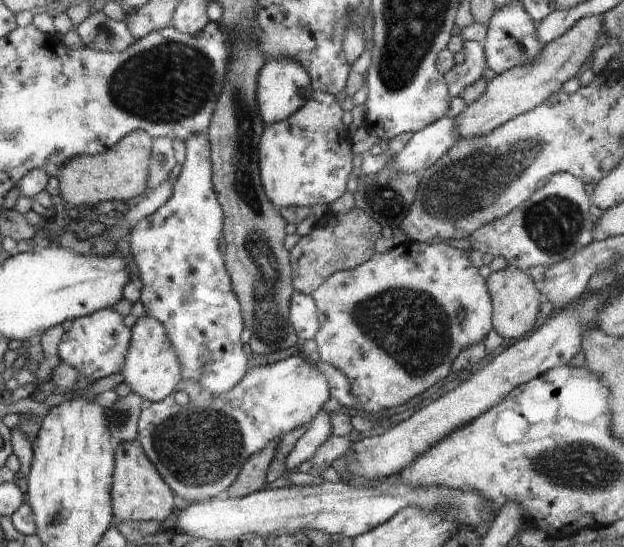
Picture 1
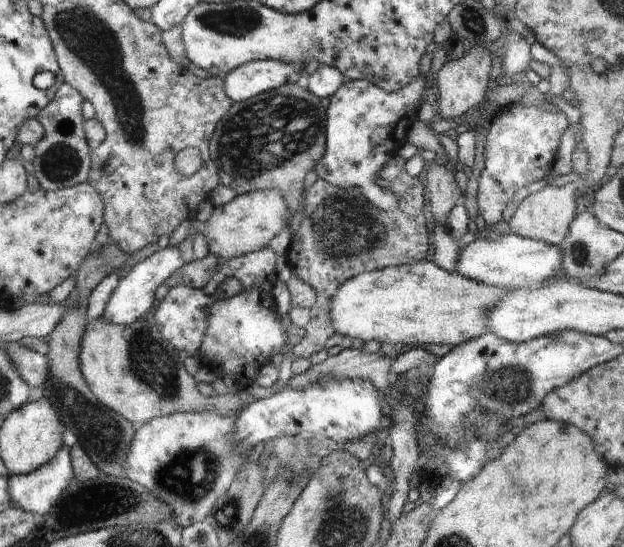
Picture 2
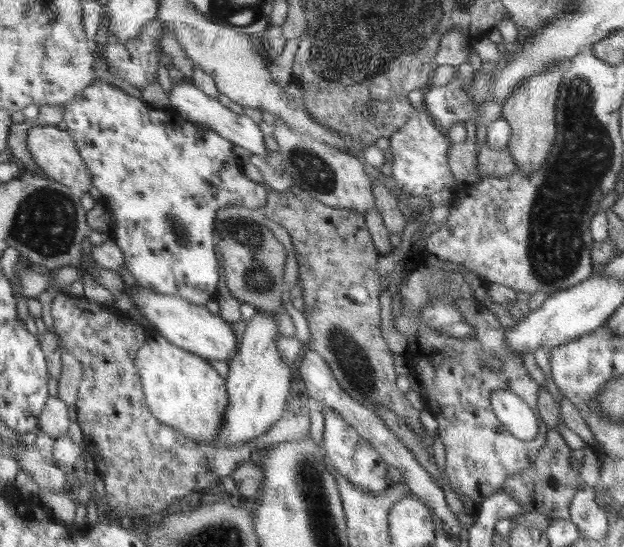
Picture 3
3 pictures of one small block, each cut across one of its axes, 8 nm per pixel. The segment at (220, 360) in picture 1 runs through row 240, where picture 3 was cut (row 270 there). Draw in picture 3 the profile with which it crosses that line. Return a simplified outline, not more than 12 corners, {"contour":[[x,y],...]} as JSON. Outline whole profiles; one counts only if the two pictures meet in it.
{"contour":[[94,79],[66,131],[139,286],[217,301],[233,142]]}

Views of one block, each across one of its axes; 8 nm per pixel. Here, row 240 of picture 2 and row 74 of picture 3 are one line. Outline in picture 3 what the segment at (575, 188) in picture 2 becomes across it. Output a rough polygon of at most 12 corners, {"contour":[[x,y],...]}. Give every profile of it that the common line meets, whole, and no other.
{"contour":[[569,60],[515,86],[503,102],[507,150],[523,176],[540,170],[555,134]]}

